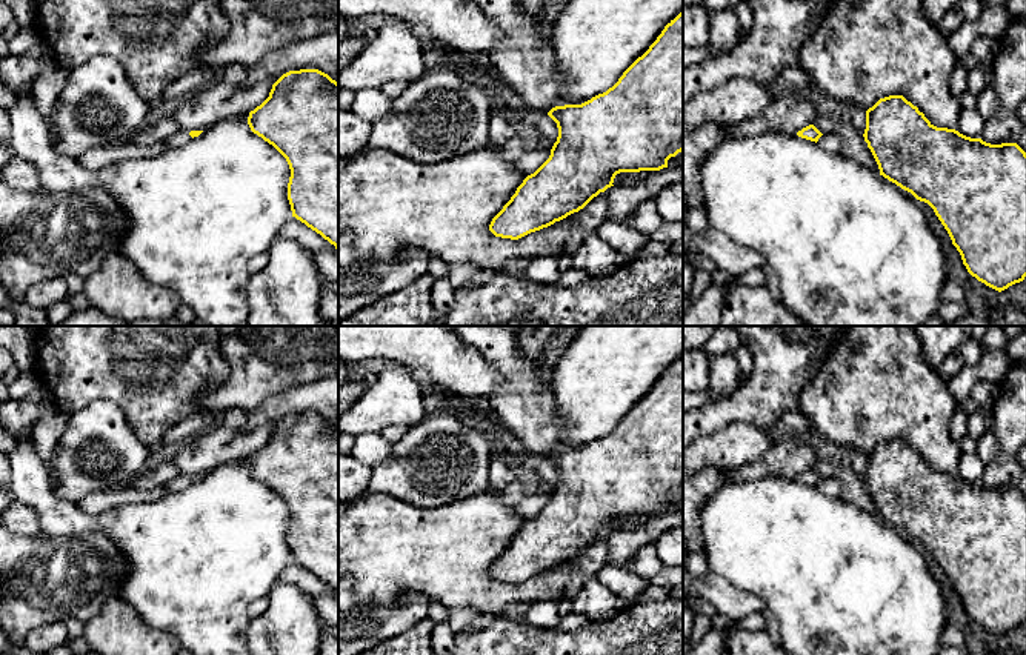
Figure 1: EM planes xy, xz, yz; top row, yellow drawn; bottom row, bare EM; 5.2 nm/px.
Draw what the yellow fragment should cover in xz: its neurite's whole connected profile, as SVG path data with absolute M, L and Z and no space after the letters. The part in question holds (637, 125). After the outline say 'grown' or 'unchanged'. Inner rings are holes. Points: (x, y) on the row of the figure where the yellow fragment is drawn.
M683 9L606 92L581 105L552 108L558 137L549 158L492 218L495 237L518 240L583 209L614 186L620 172L660 171L683 151Z; unchanged

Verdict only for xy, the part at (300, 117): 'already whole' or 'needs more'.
already whole

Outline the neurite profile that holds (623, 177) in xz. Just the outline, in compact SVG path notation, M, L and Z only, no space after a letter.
M640 171L640 172L620 172L614 178L614 186L620 185L638 185L649 180L657 171Z

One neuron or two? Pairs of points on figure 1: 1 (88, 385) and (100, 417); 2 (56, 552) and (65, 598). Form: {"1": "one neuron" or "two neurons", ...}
{"1": "two neurons", "2": "one neuron"}

